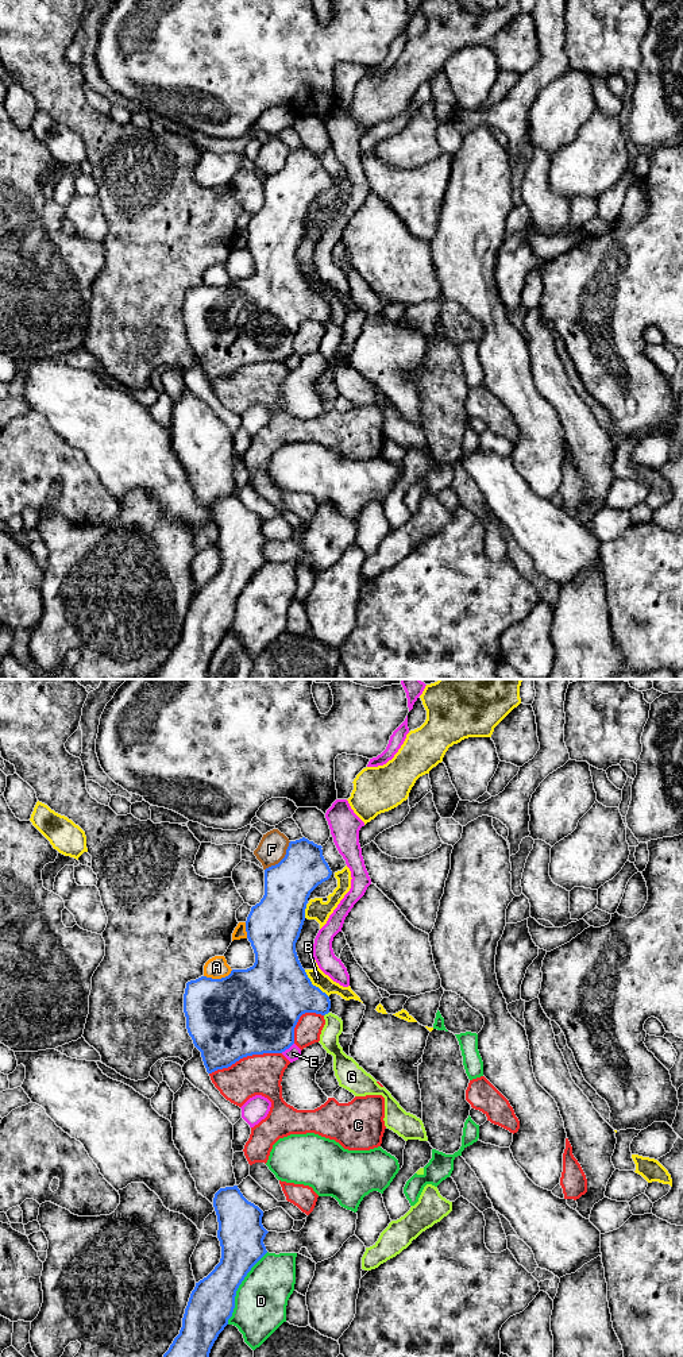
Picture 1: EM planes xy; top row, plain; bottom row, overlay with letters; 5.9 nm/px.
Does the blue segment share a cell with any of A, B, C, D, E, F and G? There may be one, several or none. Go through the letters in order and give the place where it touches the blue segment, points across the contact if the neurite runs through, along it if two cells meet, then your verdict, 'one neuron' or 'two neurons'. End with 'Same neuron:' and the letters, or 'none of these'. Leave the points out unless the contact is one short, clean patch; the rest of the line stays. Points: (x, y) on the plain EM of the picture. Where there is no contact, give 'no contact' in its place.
A: contact xy (217, 288); two neurons
B: contact xy (312, 293); two neurons
C: contact xy (244, 365); two neurons
D: contact xy (238, 596); two neurons
E: contact xy (286, 357); two neurons
F: contact xy (282, 168); two neurons
G: contact xy (325, 322); border xy (328, 320), (324, 324); two neurons
Same neuron: none of these

